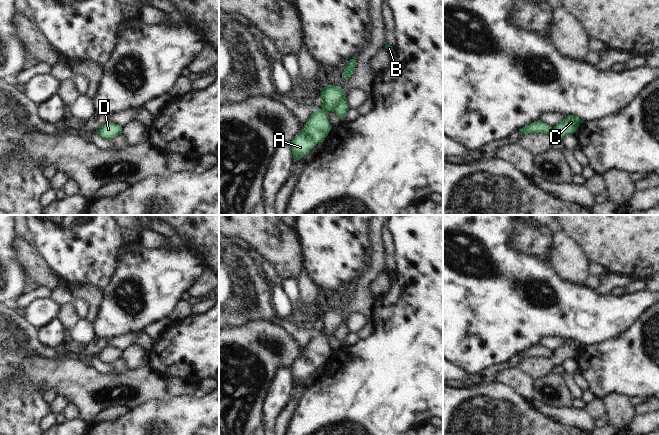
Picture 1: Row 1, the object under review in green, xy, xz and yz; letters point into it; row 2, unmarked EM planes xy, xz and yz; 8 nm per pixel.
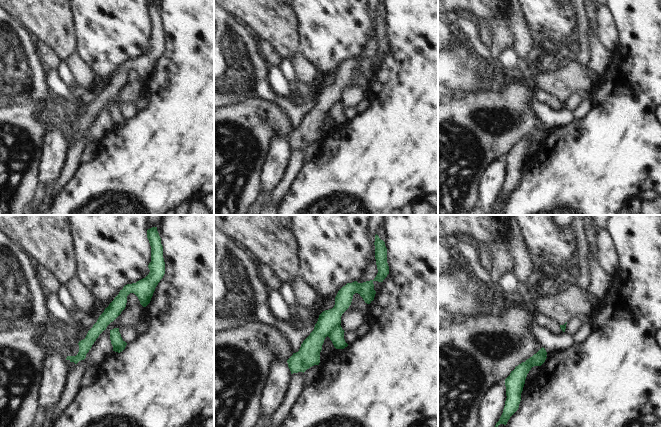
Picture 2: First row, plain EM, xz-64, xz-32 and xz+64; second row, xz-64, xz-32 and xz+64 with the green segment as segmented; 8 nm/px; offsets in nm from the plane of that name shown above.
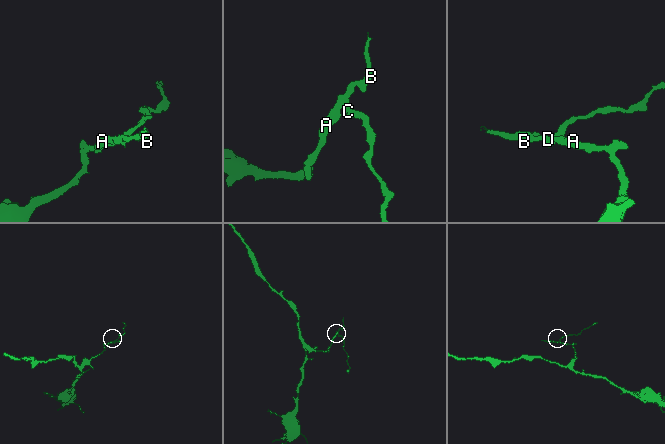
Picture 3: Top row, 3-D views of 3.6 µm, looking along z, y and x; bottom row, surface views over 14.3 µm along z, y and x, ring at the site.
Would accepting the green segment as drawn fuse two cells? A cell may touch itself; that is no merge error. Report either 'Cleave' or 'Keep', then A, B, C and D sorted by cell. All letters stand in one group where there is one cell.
Cleave. Groups: A B D / C.

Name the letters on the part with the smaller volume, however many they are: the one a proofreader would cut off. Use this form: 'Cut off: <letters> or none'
Cut off: C.

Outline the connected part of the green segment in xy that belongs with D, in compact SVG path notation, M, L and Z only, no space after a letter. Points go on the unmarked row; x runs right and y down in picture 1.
M107 346L104 349L102 349L97 358L107 364L112 364L115 360L122 357L122 351L119 349L116 349L114 347Z

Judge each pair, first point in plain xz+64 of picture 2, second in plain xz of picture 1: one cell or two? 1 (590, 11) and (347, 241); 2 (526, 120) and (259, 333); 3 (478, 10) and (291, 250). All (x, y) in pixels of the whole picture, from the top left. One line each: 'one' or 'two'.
1: two
2: one
3: one

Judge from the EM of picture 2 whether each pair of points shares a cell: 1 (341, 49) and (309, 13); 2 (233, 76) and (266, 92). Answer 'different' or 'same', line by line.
1: same
2: same

